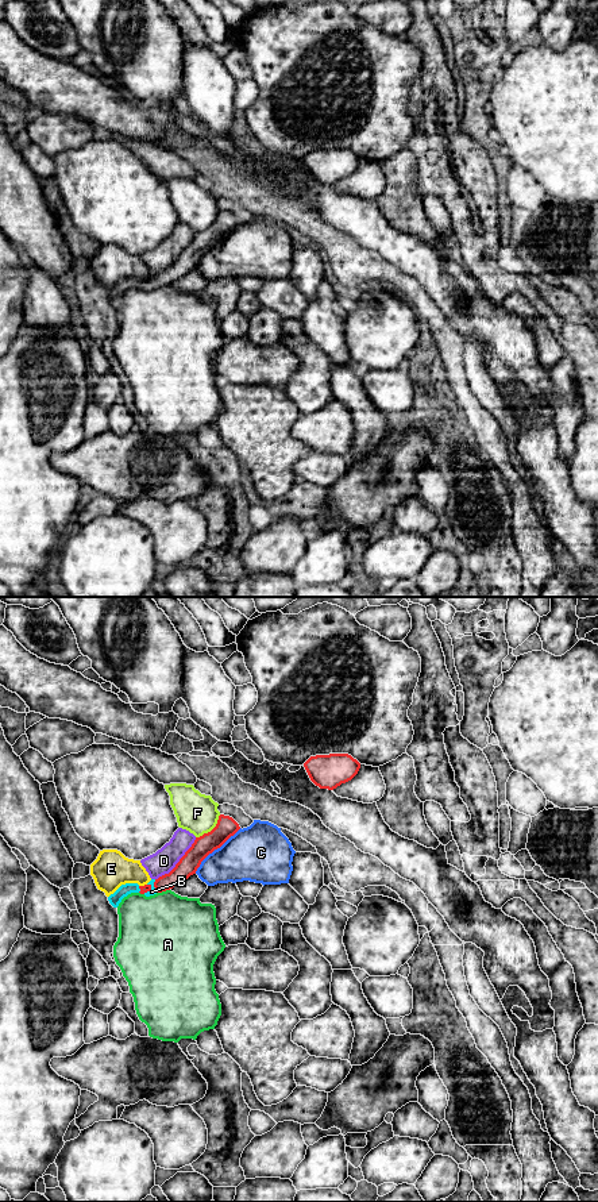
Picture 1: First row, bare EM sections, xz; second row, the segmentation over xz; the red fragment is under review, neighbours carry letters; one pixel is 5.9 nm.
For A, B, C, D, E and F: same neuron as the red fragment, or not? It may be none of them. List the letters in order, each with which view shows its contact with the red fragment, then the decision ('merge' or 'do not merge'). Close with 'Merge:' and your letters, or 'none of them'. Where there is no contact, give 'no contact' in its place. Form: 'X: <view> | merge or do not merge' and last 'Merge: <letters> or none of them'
A: xz | do not merge
B: xz | merge
C: xz | do not merge
D: xz | do not merge
E: xz | do not merge
F: xz | do not merge
Merge: B

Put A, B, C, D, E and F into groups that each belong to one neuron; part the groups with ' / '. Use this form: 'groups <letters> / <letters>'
groups A E / B / C F / D

